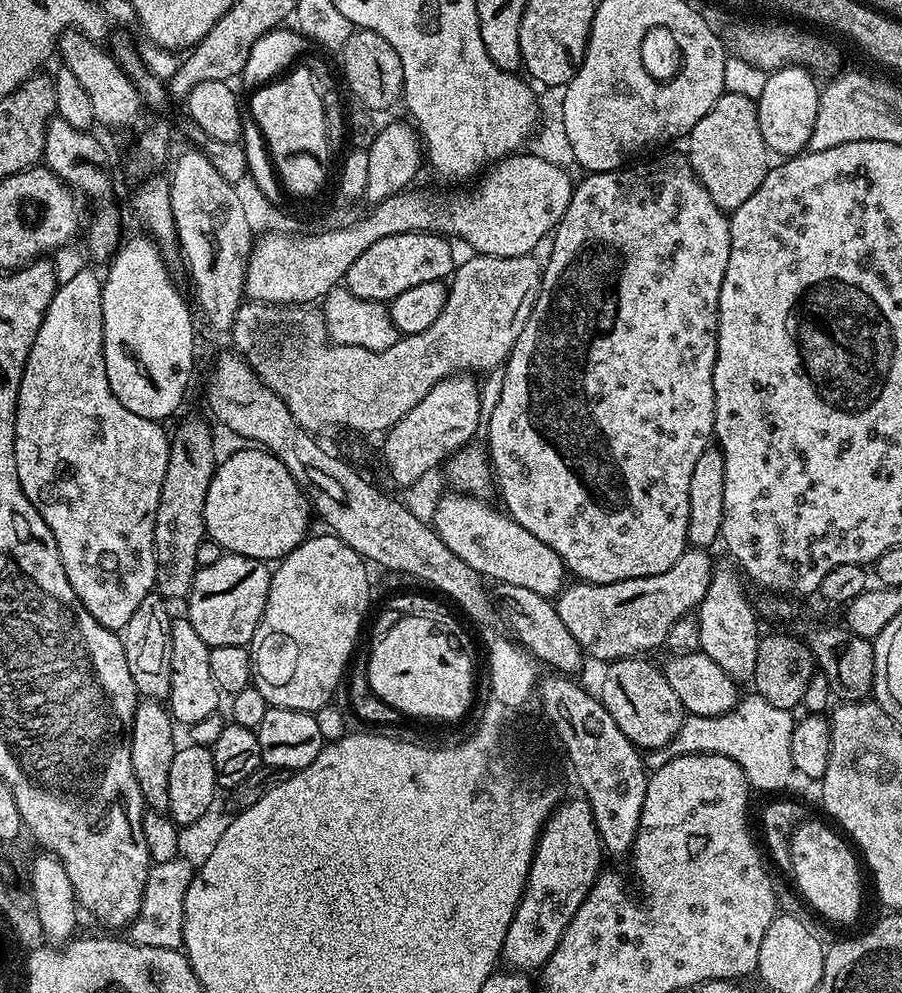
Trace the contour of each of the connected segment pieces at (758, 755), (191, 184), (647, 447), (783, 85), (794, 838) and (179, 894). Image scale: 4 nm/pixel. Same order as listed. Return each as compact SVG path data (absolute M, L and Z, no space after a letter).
M750 692L750 695L745 699L743 697L736 707L724 715L685 715L678 734L667 747L651 749L645 753L645 767L655 770L666 761L688 753L722 754L742 766L751 789L778 794L781 793L778 791L788 787L793 778L796 778L790 753L795 721L791 709L773 706L760 693Z
M202 150L188 151L192 152L184 152L177 158L168 180L178 252L184 255L198 312L200 307L205 322L214 331L227 333L246 296L244 275L254 243L252 224L233 184L214 170L214 164Z
M668 152L657 160L648 160L645 164L633 163L631 166L616 168L612 172L593 172L585 175L584 181L577 183L572 189L570 206L566 206L566 214L562 214L560 223L556 225L550 236L552 253L548 256L548 264L543 265L542 279L540 281L540 293L534 302L534 310L530 310L530 318L518 334L518 342L514 342L512 352L509 354L506 363L503 365L504 377L500 380L500 393L496 396L496 405L492 413L486 416L486 432L488 428L487 451L490 453L490 463L494 473L494 488L500 491L499 503L503 511L511 516L518 526L530 530L538 542L544 542L562 558L565 569L572 572L577 581L586 584L609 584L610 582L622 582L630 578L646 578L654 574L662 574L678 562L678 558L689 547L688 523L690 522L690 474L694 471L694 462L698 462L698 454L710 446L714 436L714 362L716 361L716 331L718 330L718 302L722 290L722 278L726 274L726 262L730 262L730 220L721 208L706 194L706 186L694 174L687 155L676 152Z
M783 66L767 73L761 96L756 99L758 130L766 142L769 153L787 158L797 155L808 147L808 139L814 130L814 118L818 118L818 102L821 85L809 69L799 66Z
M811 818L796 824L789 842L790 876L796 879L794 888L809 909L812 907L818 915L836 924L852 924L859 918L860 903L864 900L864 892L860 889L862 864L853 845L835 827L832 828Z
M182 857L149 865L146 884L143 888L142 906L132 921L128 936L133 943L154 946L155 949L174 949L183 947L185 924L185 894L196 867Z

